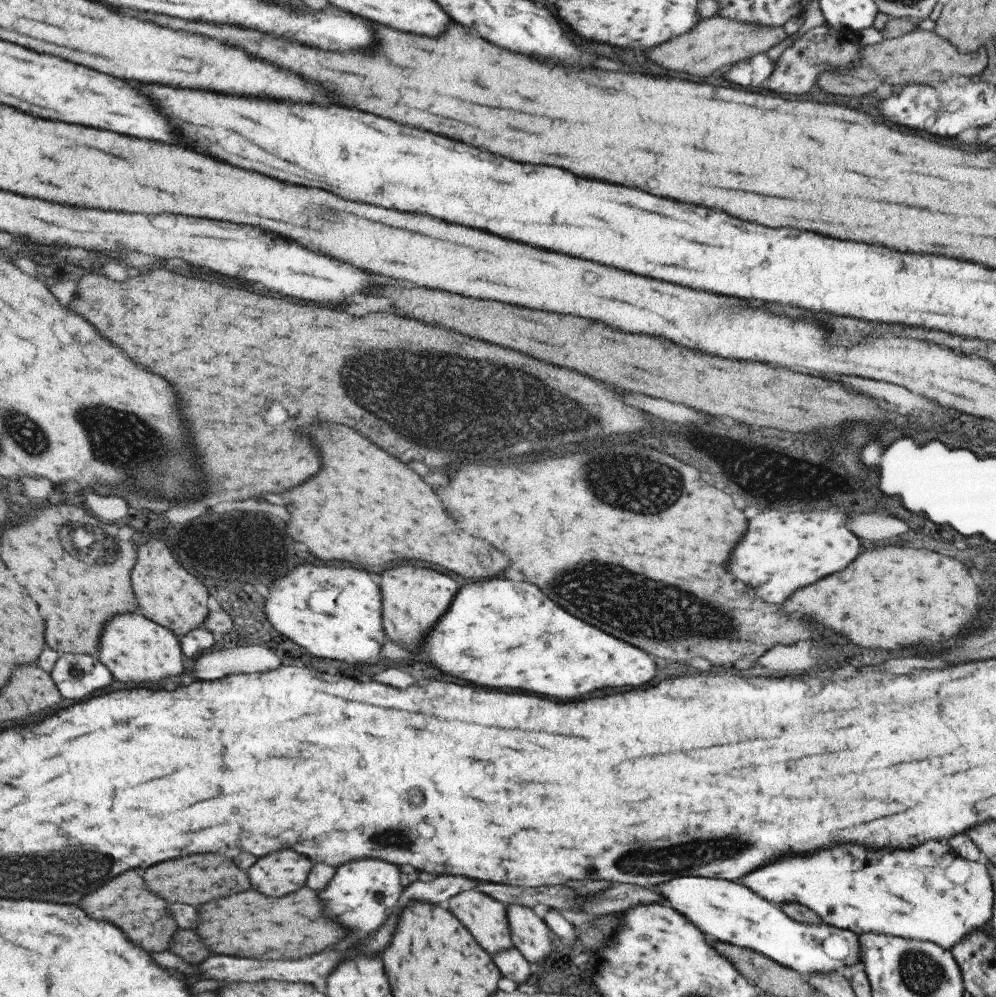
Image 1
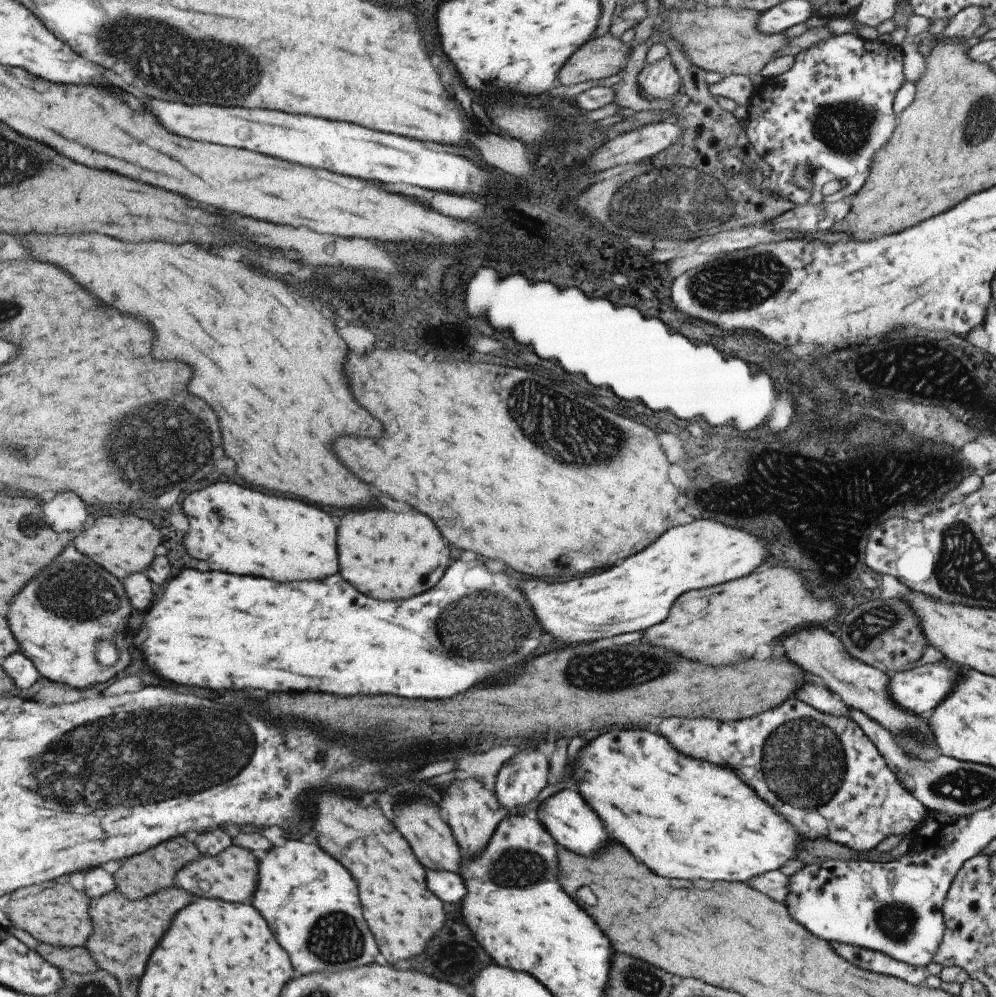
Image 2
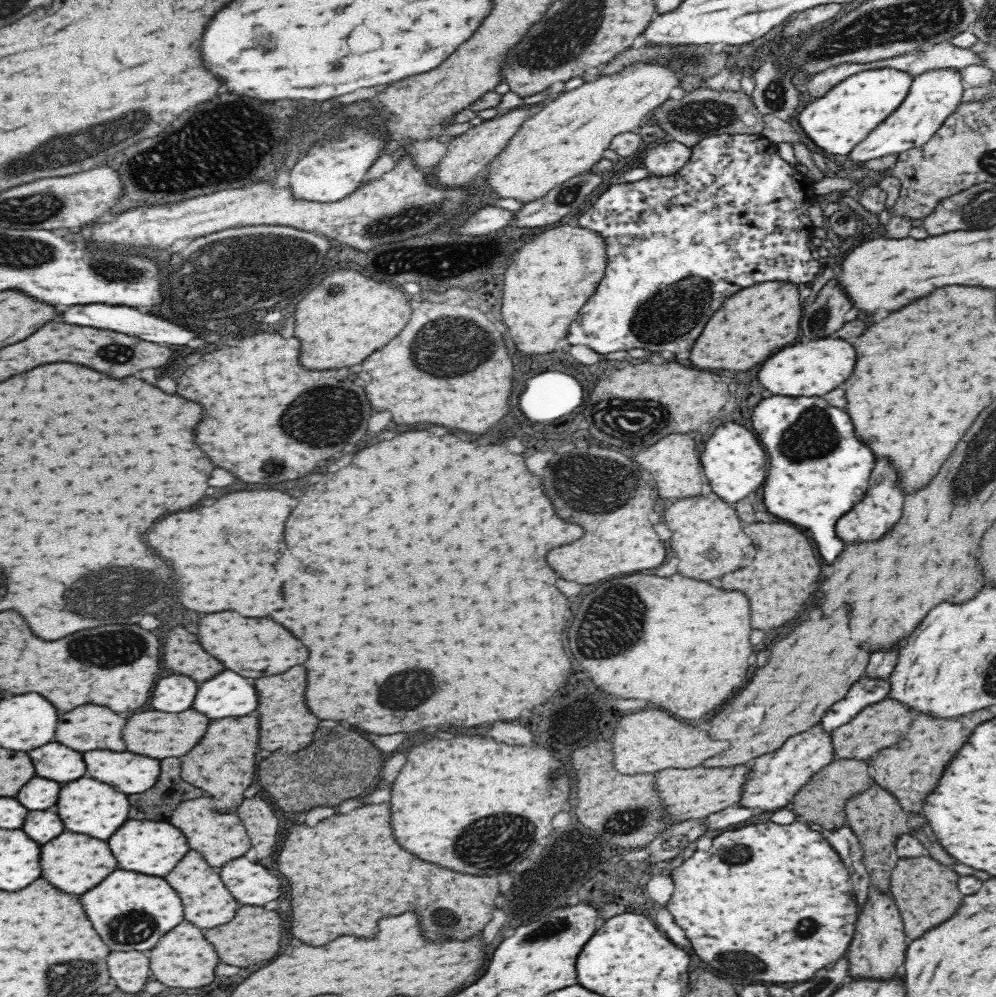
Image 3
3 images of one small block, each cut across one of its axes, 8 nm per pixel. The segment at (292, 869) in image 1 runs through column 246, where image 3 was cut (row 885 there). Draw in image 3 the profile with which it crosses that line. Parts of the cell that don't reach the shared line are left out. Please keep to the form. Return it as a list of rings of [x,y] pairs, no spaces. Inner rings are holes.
[[[871,882],[869,896],[866,897],[866,903],[860,907],[856,932],[848,950],[848,962],[850,962],[848,974],[851,978],[892,978],[902,970],[904,951],[907,948],[905,922],[893,897],[890,892],[880,891]]]

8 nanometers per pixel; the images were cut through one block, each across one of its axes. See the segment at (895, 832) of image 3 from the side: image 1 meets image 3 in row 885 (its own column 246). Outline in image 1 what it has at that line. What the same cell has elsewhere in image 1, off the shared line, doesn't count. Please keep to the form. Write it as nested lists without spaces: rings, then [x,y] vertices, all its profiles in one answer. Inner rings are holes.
[[[191,854],[155,864],[147,870],[140,870],[140,873],[148,891],[163,898],[167,904],[182,903],[197,908],[204,903],[250,889],[246,872],[237,868],[231,859],[217,854]]]

